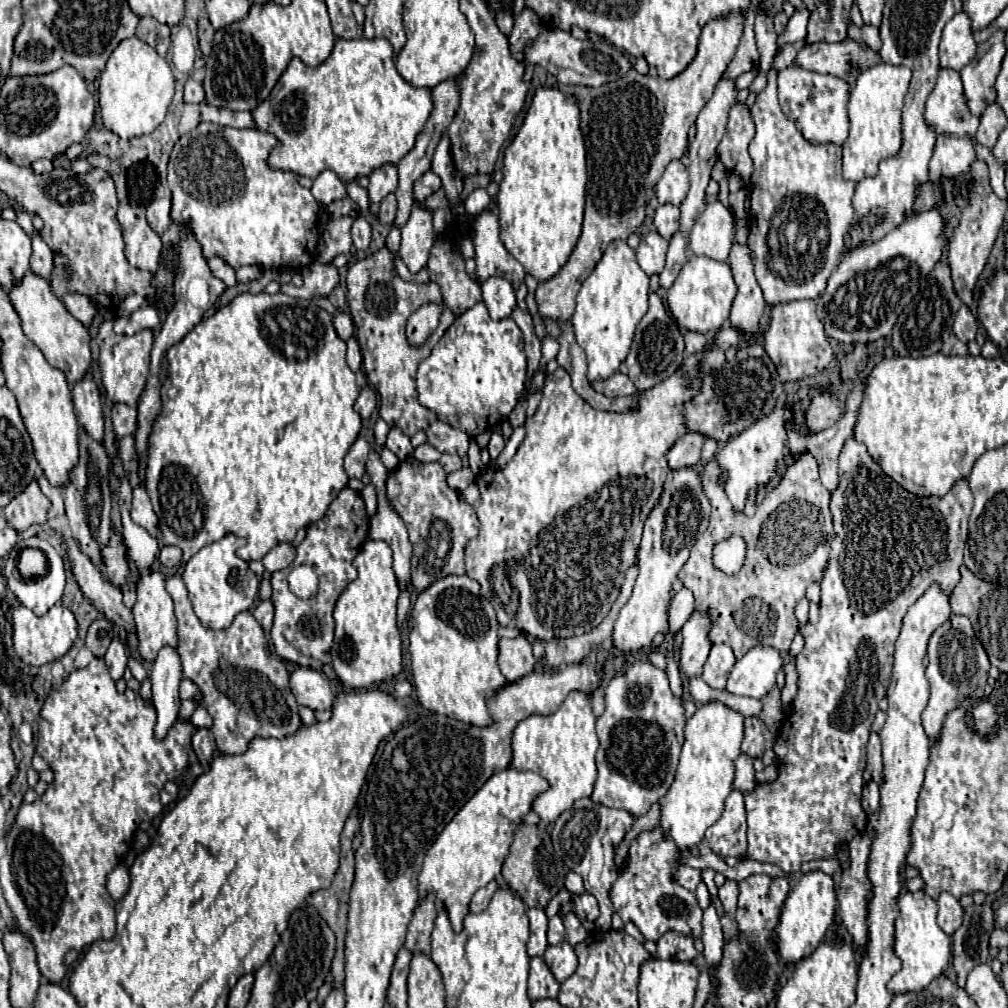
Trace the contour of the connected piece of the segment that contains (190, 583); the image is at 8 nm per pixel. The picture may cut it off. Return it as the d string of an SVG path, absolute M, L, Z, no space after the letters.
M228 533L216 543L202 547L186 565L182 579L188 587L188 597L192 601L194 613L210 629L226 629L240 611L248 611L256 605L258 599L258 579L248 569L248 563L236 555L236 549L244 541Z

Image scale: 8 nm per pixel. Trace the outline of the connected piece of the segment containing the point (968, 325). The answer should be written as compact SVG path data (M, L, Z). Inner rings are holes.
M966 305L960 307L956 319L954 319L954 333L960 341L968 343L976 337L976 331L978 331L978 321L976 317L970 313L970 309Z

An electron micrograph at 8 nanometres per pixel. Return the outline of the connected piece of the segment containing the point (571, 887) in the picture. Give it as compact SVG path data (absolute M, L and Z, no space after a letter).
M568 873L566 875L566 889L574 895L582 895L586 889L584 889L584 883L580 881L580 875L578 873Z

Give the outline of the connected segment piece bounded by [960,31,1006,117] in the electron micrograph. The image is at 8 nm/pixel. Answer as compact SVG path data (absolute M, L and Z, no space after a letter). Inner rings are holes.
M996 31L988 41L978 45L972 63L960 69L964 99L968 101L968 109L972 109L976 117L980 117L984 109L996 101L994 81L998 77L1004 55L1006 55L1004 31Z

